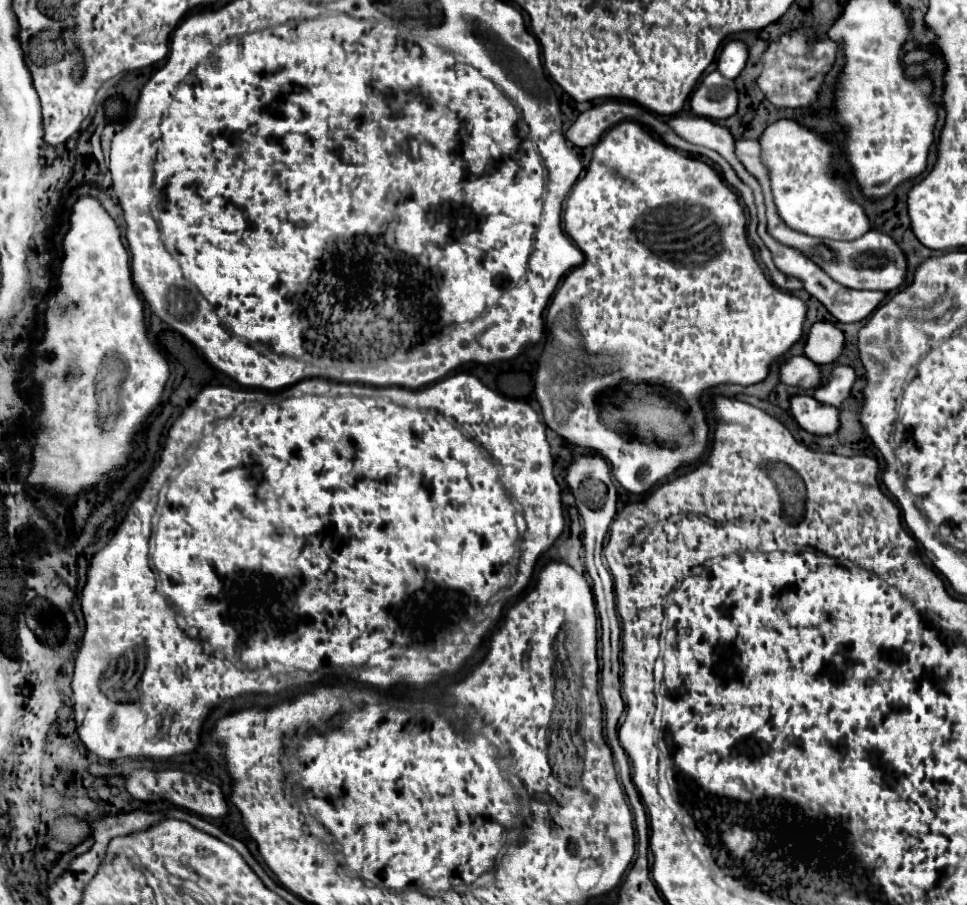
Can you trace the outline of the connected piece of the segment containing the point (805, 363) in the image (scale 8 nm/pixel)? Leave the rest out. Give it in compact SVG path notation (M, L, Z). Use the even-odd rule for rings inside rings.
M792 356L784 364L780 364L778 378L782 384L798 386L802 390L810 390L822 380L818 366L806 356Z

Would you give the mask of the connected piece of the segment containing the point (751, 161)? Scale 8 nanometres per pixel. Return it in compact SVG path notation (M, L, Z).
M736 140L734 148L742 166L760 182L762 188L768 188L768 172L764 172L764 166L758 158L760 144L756 144L756 140Z

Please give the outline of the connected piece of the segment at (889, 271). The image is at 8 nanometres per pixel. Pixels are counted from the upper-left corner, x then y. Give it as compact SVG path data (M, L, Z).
M764 196L764 204L766 204L770 236L776 242L802 252L808 260L818 264L834 282L846 288L854 288L854 290L880 290L880 292L898 290L902 286L904 276L906 276L906 256L902 254L902 250L890 236L878 230L870 230L852 242L834 242L834 240L824 240L824 238L816 240L814 236L804 236L802 232L792 232L784 228L784 224L776 220L776 208L772 208L772 196L768 198Z

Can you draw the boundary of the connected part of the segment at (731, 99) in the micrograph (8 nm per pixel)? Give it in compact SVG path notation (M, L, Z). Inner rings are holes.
M718 72L704 76L704 80L690 96L690 108L694 110L694 114L708 120L730 118L736 112L736 106L738 96L734 84Z

